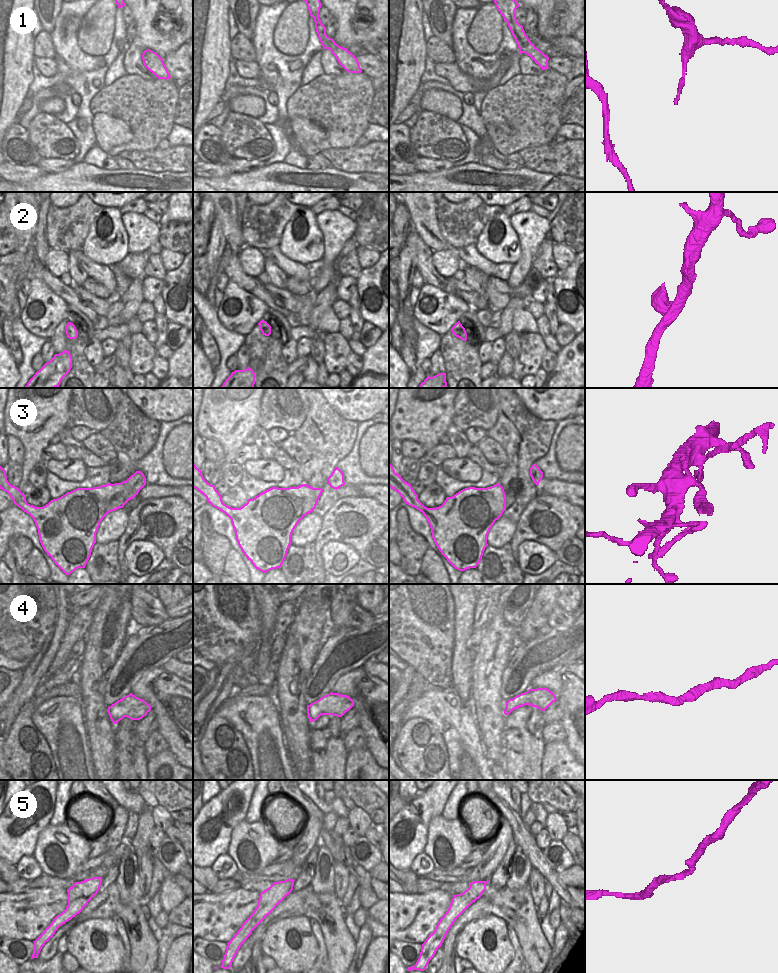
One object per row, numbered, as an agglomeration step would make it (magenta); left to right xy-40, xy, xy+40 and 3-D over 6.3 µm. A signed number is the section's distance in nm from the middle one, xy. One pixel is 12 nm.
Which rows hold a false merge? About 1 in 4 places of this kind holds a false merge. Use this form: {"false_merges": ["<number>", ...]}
{"false_merges": []}

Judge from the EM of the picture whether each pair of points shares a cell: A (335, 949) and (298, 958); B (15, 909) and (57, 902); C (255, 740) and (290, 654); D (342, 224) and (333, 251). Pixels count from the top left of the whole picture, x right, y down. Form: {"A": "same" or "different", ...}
{"A": "different", "B": "same", "C": "different", "D": "same"}

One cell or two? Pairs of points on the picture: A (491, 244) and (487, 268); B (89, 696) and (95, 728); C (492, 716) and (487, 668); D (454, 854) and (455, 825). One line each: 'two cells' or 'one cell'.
A: two cells
B: one cell
C: one cell
D: one cell

